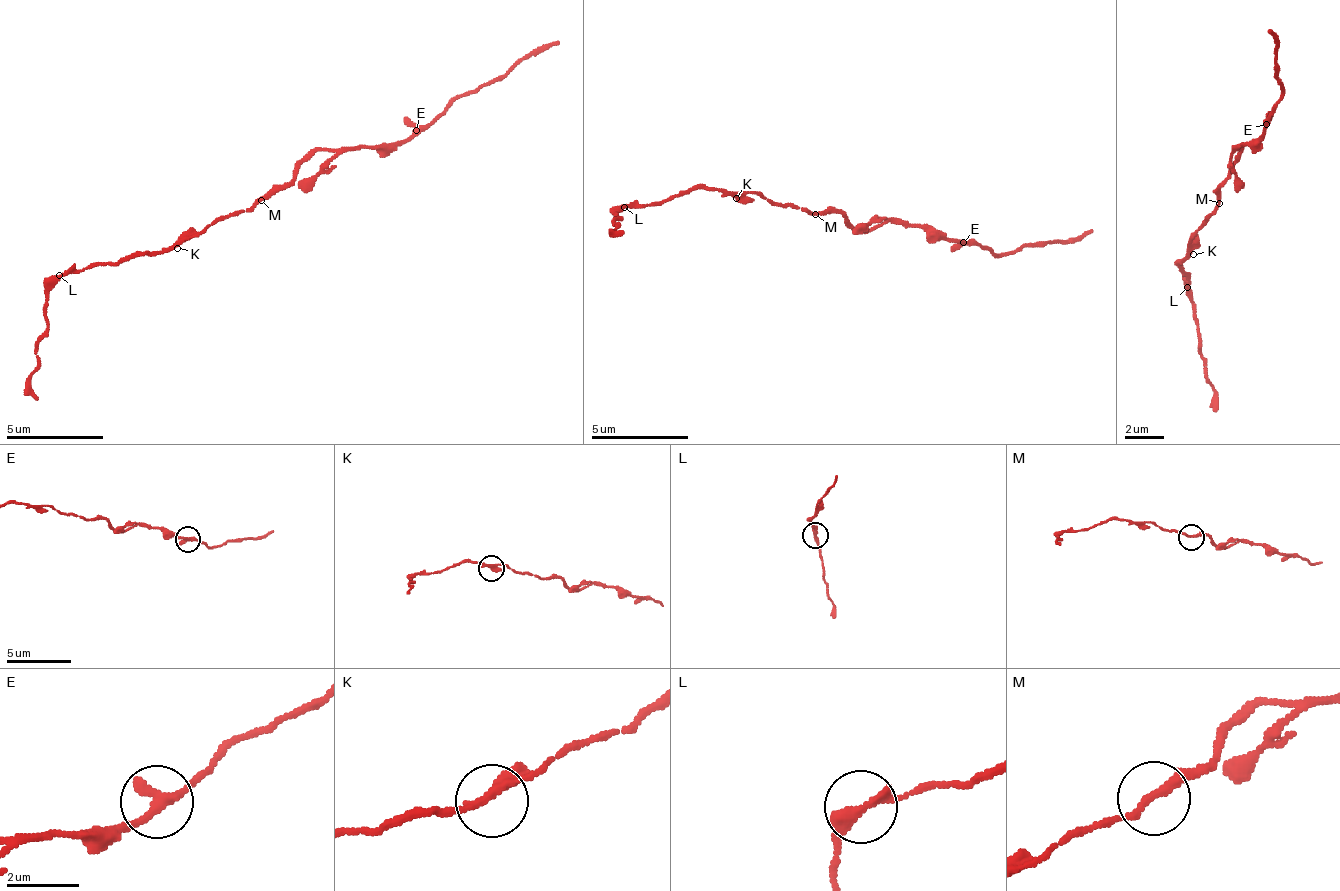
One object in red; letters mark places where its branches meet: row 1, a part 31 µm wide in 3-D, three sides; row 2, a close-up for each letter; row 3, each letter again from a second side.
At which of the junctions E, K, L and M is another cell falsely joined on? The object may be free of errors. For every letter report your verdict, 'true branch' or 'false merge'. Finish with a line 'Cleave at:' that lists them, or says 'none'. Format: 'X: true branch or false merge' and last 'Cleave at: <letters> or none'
E: true branch
K: true branch
L: false merge
M: true branch
Cleave at: L

